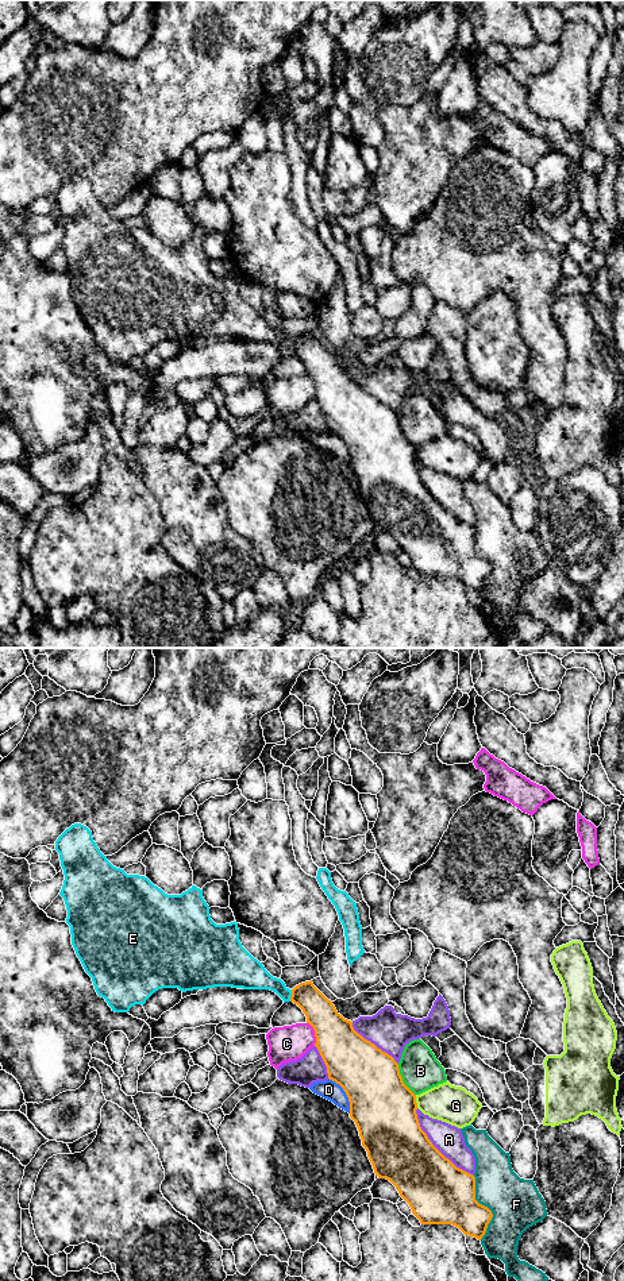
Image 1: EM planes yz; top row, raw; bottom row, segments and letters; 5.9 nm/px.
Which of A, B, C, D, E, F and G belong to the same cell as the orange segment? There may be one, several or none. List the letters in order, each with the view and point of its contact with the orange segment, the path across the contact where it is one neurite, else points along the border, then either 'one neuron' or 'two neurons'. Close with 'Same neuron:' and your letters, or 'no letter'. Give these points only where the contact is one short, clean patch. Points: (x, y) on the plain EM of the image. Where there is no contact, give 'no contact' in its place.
A: yz (434, 498) | two neurons
B: yz (401, 432) | along yz (397, 416), (403, 435), (415, 447) | two neurons
C: yz (315, 386) | along yz (307, 374), (314, 382), (315, 397) | two neurons
D: yz (346, 446) | two neurons
E: yz (292, 347) | along yz (292, 342), (289, 352) | two neurons
F: yz (486, 559) | two neurons
G: yz (415, 454) | two neurons
Same neuron: no letter

